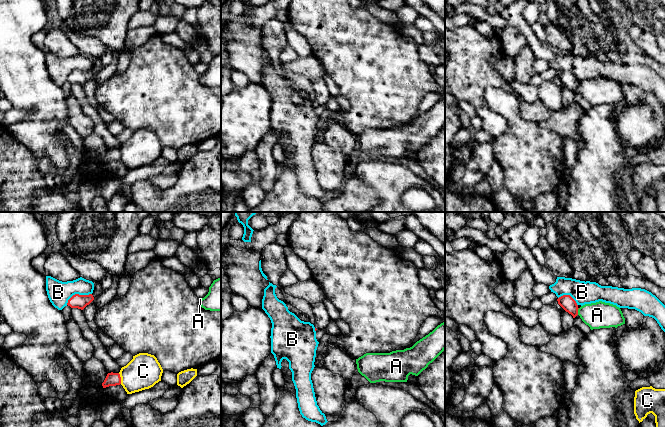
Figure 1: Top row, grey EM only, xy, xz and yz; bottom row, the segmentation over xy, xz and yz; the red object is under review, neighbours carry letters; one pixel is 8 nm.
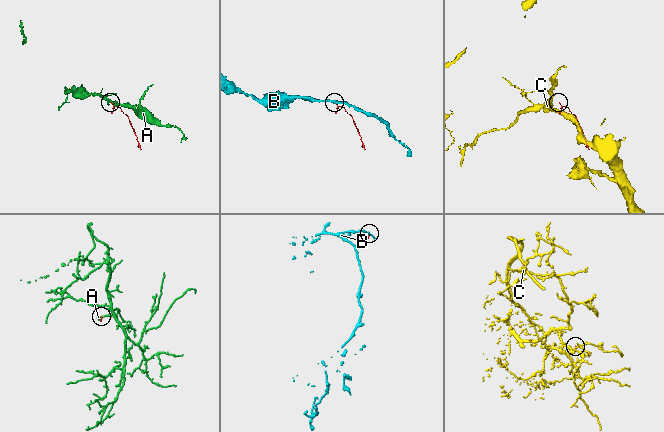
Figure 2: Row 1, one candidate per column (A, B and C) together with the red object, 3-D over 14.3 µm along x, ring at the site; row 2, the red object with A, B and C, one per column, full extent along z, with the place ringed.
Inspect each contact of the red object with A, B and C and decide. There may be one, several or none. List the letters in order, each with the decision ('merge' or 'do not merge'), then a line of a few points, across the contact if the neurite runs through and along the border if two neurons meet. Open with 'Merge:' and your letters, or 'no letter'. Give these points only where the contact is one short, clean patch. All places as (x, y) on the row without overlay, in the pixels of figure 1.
Merge: no letter
A: do not merge | yz (579, 84), (577, 90)
B: do not merge | xy (91, 69), (74, 70), (66, 80)
C: do not merge

